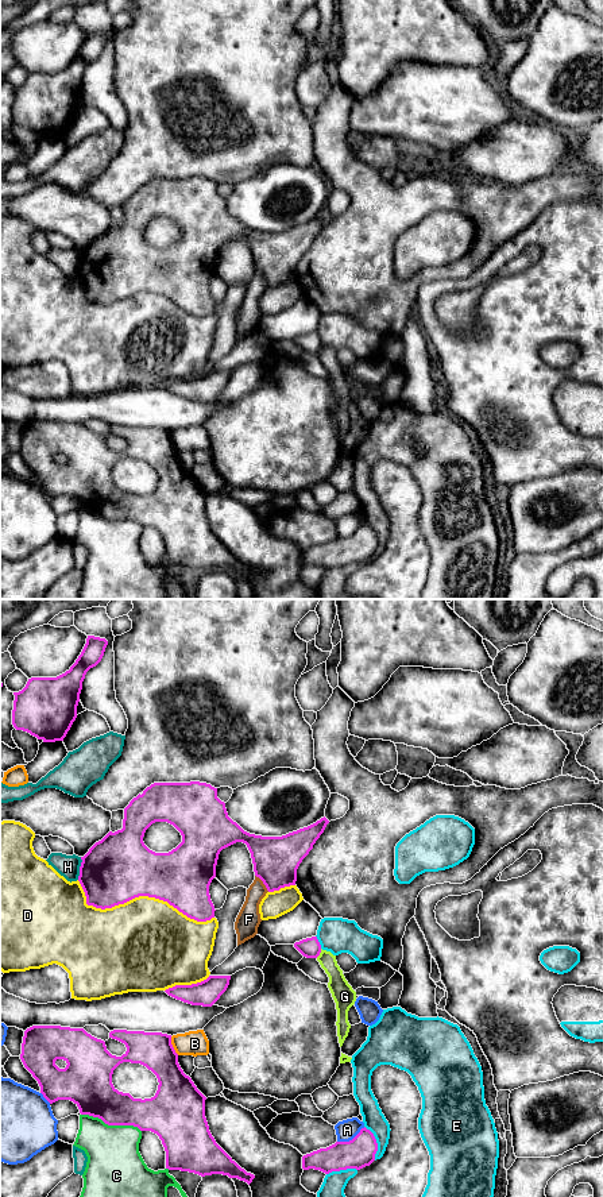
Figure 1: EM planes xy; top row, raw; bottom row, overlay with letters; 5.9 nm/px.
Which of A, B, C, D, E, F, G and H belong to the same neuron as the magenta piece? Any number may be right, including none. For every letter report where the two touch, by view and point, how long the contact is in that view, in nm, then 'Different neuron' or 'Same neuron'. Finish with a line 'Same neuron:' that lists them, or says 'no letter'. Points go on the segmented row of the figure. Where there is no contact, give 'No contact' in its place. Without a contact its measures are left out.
A: Touches magenta at xy (352, 1139). Shared border 190 nm. Different neuron
B: Touches magenta at xy (171, 1046). Shared border 120 nm. Different neuron
C: Touches magenta at xy (111, 1124). Shared border 380 nm. Different neuron
D: Touches magenta at xy (139, 895). Shared border 850 nm. Different neuron
E: Touches magenta at xy (377, 1143). Shared border 220 nm. Different neuron
F: Touches magenta at xy (263, 883). Shared border 130 nm. Different neuron
G: Touches magenta at xy (320, 952). Shared border 70 nm. Different neuron
H: Touches magenta at xy (80, 868). Shared border 140 nm. Different neuron
Same neuron: no letter

